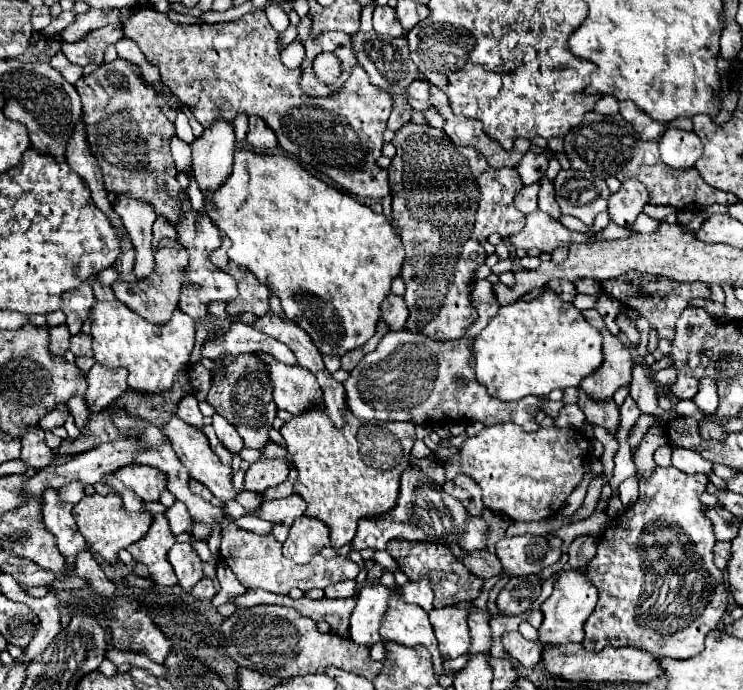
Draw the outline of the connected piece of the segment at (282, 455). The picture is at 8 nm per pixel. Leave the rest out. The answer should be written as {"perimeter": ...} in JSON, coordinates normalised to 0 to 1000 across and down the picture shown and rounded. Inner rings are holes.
{"perimeter":[[[361,641],[361,643],[355,646],[355,652],[353,652],[353,664],[377,664],[377,667],[385,670],[385,675],[393,678],[393,670],[385,664],[385,652],[382,652],[382,646],[377,646],[377,643],[371,643],[371,641]]]}

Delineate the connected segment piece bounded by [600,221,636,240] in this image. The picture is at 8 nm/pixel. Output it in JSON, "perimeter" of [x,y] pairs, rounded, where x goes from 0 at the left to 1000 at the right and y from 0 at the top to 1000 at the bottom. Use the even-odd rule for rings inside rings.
{"perimeter":[[[821,320],[818,328],[813,332],[813,335],[808,339],[808,343],[814,348],[824,348],[824,346],[838,346],[845,345],[856,339],[849,330],[840,330],[826,322]]]}

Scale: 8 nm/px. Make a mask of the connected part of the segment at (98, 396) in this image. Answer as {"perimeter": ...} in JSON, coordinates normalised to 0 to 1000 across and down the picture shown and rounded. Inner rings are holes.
{"perimeter":[[[127,528],[116,548],[118,548],[116,588],[121,597],[135,597],[145,591],[172,562],[170,536],[148,536],[135,528]]]}

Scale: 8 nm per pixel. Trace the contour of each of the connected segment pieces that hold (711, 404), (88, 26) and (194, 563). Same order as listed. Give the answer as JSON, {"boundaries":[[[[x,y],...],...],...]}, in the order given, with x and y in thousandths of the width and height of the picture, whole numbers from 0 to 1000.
{"boundaries":[[[[956,548],[942,551],[934,583],[948,597],[961,599],[964,596],[968,587],[966,565],[965,558]]],[[[118,14],[116,20],[105,20],[102,29],[86,41],[83,46],[83,58],[89,61],[100,61],[105,55],[110,55],[113,49],[118,49],[127,41],[137,41],[145,35],[159,35],[162,32],[162,17],[153,14],[148,23],[135,20],[135,14]]],[[[237,786],[226,800],[226,812],[234,820],[240,849],[245,849],[248,855],[258,855],[261,846],[272,841],[272,812],[266,809],[256,786]]]]}

